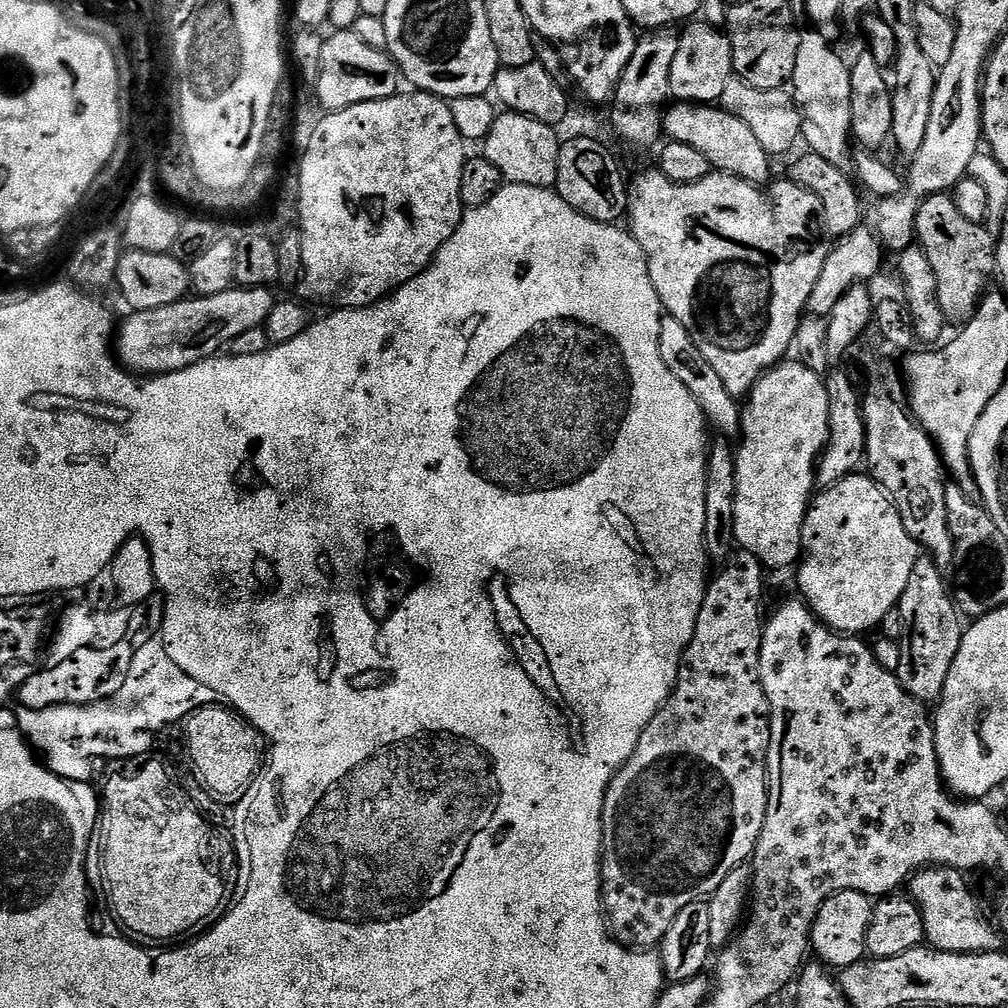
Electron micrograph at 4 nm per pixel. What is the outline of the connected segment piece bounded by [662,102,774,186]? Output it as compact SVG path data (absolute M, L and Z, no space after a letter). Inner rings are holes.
M673 103L662 117L662 132L668 140L694 146L694 150L704 155L706 162L710 162L717 172L729 172L731 176L757 186L767 185L773 179L773 157L762 150L762 142L758 142L758 137L750 131L750 126L746 126L746 122L742 122L742 118L733 112L724 111L723 107Z

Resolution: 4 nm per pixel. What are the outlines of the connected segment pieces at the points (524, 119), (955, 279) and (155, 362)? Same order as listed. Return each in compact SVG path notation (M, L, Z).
M505 111L497 115L494 126L490 126L490 134L482 142L482 154L494 162L494 166L498 166L507 183L555 189L562 143L561 137L556 137L556 132L553 125L543 124L517 112Z
M948 194L928 196L920 203L914 236L926 258L930 258L930 266L934 266L938 278L938 304L942 306L945 321L955 326L968 324L989 287L984 272L997 271L997 237L984 224L970 222Z
M233 286L222 294L213 296L193 295L174 302L173 305L162 306L160 309L150 309L145 312L133 311L124 320L124 325L119 325L114 336L114 352L119 363L133 374L139 374L144 378L161 376L167 372L177 372L186 366L194 366L198 362L207 360L227 349L234 338L238 338L246 330L257 327L256 320L256 296L255 288L241 288Z

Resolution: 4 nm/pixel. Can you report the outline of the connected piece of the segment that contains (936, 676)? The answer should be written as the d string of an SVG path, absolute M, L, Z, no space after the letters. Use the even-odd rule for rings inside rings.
M921 558L916 561L914 570L910 570L910 582L906 582L906 590L899 602L900 613L904 619L902 638L898 641L900 648L900 665L895 665L894 671L900 677L900 684L916 700L925 702L939 701L942 690L946 686L946 678L950 674L950 666L954 666L954 658L958 654L960 637L962 635L961 613L958 611L950 588L944 585L945 573L939 564L931 558Z

